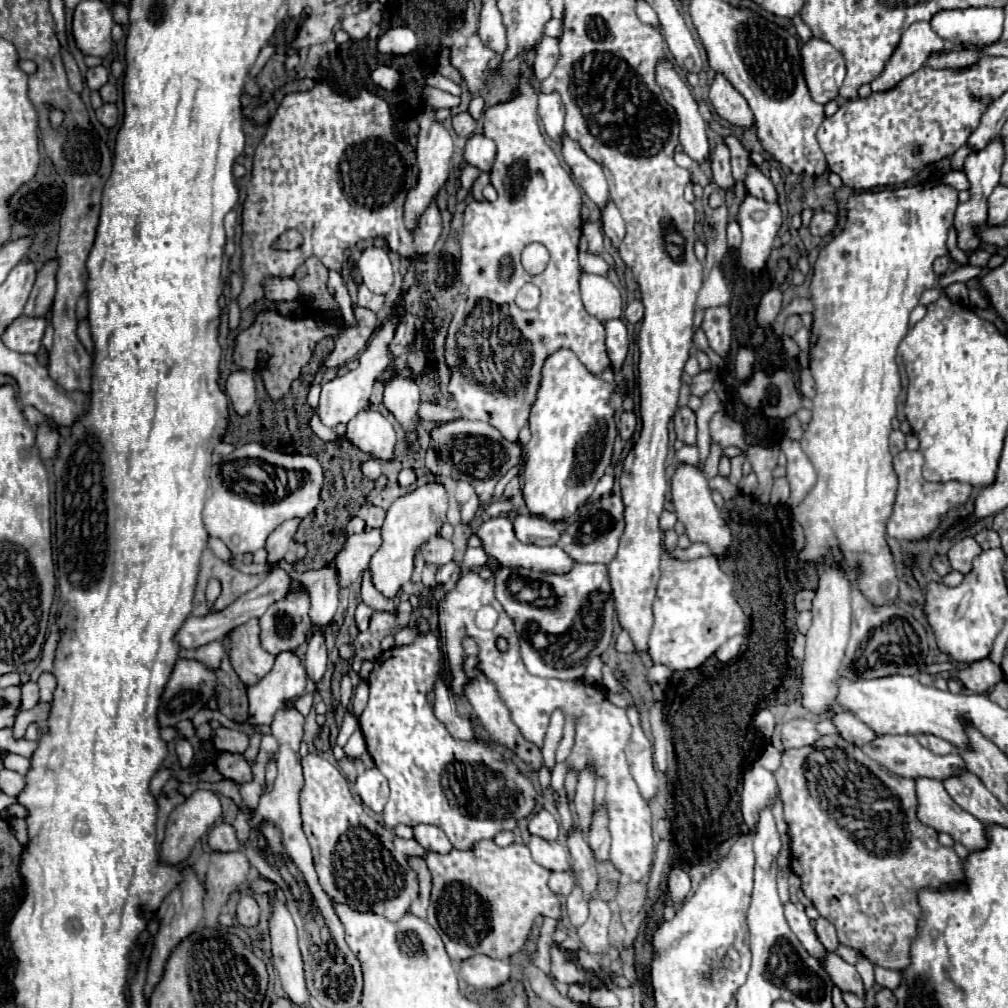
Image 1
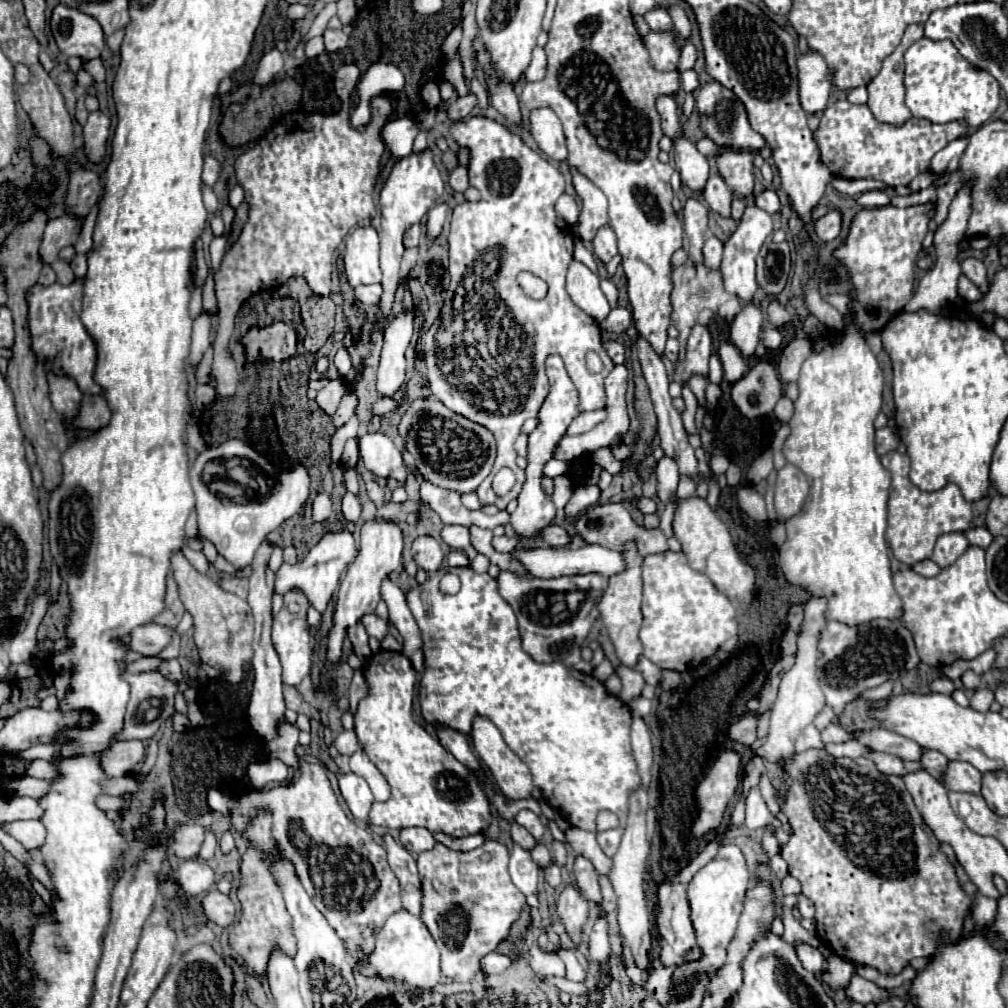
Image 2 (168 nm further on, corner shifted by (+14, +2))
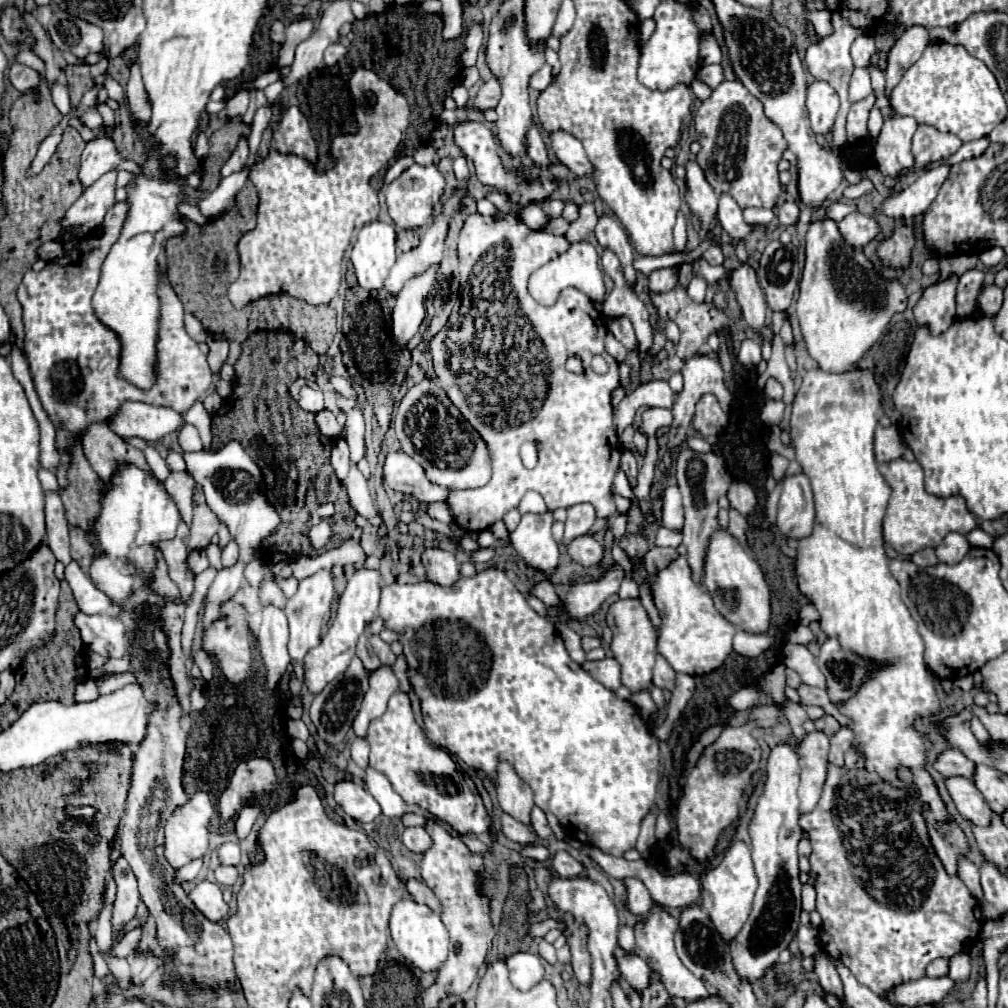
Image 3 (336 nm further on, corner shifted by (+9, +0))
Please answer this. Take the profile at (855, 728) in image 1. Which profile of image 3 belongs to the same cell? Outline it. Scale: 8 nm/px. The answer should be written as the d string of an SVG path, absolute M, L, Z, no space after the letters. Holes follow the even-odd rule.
M956 748L952 750L946 750L940 754L938 762L934 764L938 772L942 772L946 778L950 776L962 776L966 780L972 780L974 778L974 768L976 764L972 760L968 760L962 752L958 752Z

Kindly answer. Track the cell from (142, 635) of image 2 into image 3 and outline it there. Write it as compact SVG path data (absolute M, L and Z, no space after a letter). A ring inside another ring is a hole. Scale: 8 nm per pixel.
M78 612L74 616L74 624L78 626L82 634L82 642L88 650L98 652L102 656L110 658L122 658L124 648L124 624L116 616L104 616L104 614L84 614Z

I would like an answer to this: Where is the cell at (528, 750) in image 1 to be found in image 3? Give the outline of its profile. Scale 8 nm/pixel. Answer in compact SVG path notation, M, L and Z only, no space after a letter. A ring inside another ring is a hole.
M500 762L498 768L498 802L502 806L504 812L508 812L510 816L514 816L518 822L526 824L526 828L532 830L530 824L530 812L534 808L534 796L530 786L516 776L516 772L512 770L512 766L508 762Z

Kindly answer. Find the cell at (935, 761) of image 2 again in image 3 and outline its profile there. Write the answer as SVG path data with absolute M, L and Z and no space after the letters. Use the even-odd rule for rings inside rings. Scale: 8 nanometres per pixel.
M948 778L946 788L952 794L952 800L964 820L972 822L974 826L986 826L992 820L992 808L986 804L984 796L974 788L974 782L966 778Z

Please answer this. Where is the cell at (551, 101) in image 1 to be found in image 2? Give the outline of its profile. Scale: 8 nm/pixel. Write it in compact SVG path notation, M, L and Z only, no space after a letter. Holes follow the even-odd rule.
M537 108L531 110L529 118L529 130L537 142L537 146L553 160L563 162L567 158L565 148L565 136L559 118L549 108Z

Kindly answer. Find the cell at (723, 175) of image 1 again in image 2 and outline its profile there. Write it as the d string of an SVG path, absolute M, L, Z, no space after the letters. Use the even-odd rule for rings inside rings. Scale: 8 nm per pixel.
M711 176L703 188L703 198L705 202L711 206L711 210L719 212L721 216L729 216L731 214L731 190L725 184L723 178L719 176Z

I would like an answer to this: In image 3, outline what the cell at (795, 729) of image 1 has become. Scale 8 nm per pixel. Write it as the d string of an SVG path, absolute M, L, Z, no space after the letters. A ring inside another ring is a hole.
M812 732L798 744L800 766L802 766L802 776L798 786L800 812L812 812L820 800L828 770L826 768L828 750L830 750L828 738L822 732Z

